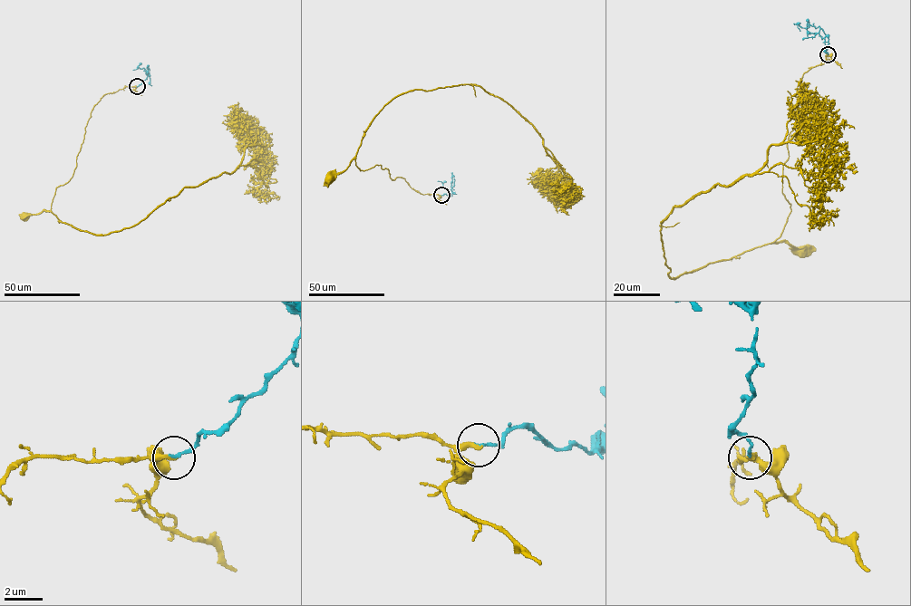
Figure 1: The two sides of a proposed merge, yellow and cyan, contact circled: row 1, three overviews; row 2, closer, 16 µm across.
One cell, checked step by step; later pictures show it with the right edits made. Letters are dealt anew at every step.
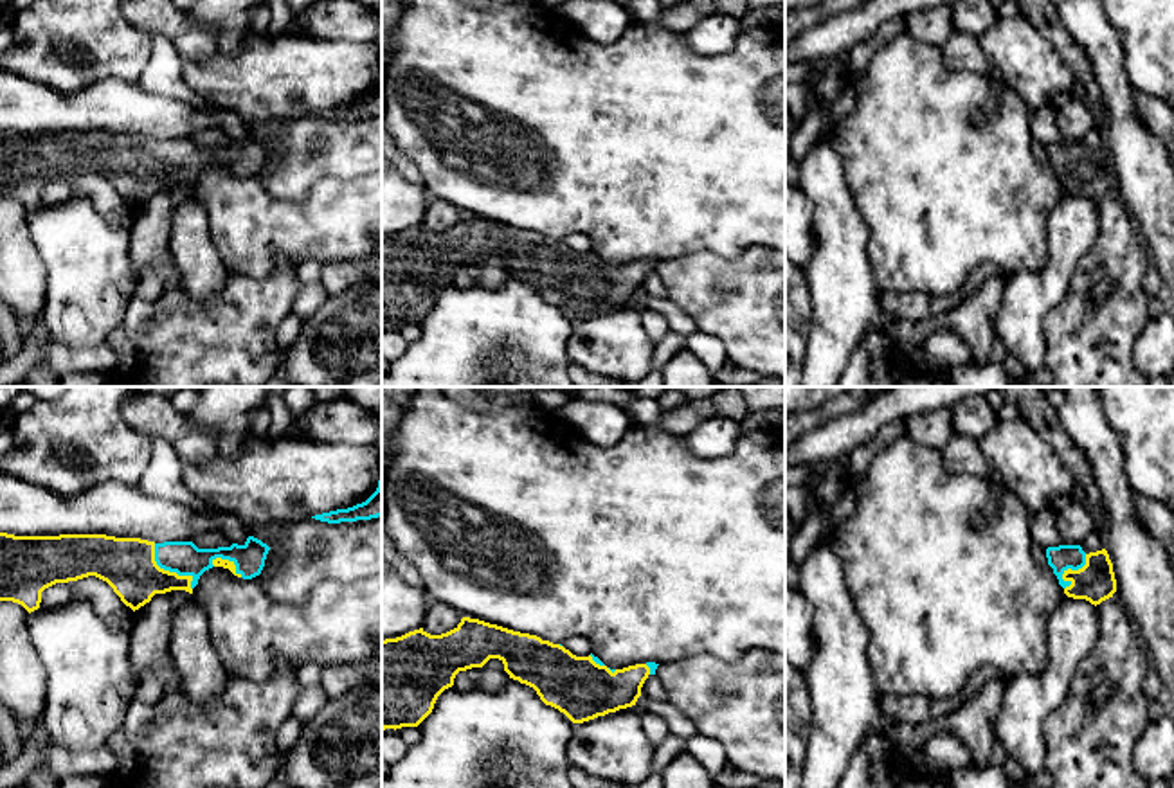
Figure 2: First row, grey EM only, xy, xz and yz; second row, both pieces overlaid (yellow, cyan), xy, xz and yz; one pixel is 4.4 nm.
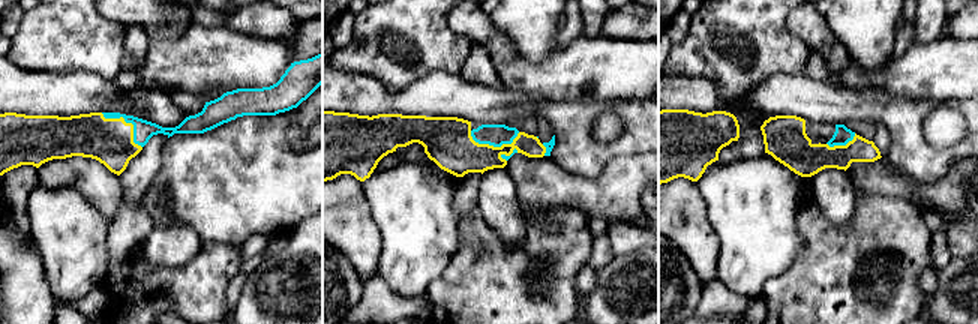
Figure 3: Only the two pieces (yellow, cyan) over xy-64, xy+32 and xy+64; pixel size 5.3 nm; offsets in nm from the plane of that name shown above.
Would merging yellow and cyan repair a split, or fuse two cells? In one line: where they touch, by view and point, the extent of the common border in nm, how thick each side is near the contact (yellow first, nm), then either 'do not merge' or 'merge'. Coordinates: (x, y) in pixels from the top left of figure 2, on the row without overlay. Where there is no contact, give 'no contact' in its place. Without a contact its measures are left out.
meets yellow in xy at (168, 168); contact 260 nm long; 240 nm thick on the yellow side, 150 nm on the other; merge

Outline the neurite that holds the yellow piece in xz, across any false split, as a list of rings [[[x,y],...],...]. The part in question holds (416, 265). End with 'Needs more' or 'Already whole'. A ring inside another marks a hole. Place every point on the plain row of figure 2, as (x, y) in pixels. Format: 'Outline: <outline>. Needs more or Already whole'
Outline: [[[463,214],[454,227],[441,232],[430,232],[420,225],[382,237],[382,327],[418,324],[432,309],[438,293],[454,282],[459,268],[483,264],[490,255],[499,255],[510,275],[533,284],[546,302],[558,306],[573,320],[636,302],[645,277],[655,272],[659,263],[646,259],[610,266],[592,250],[576,254],[562,241],[542,237],[537,232]]]. Needs more

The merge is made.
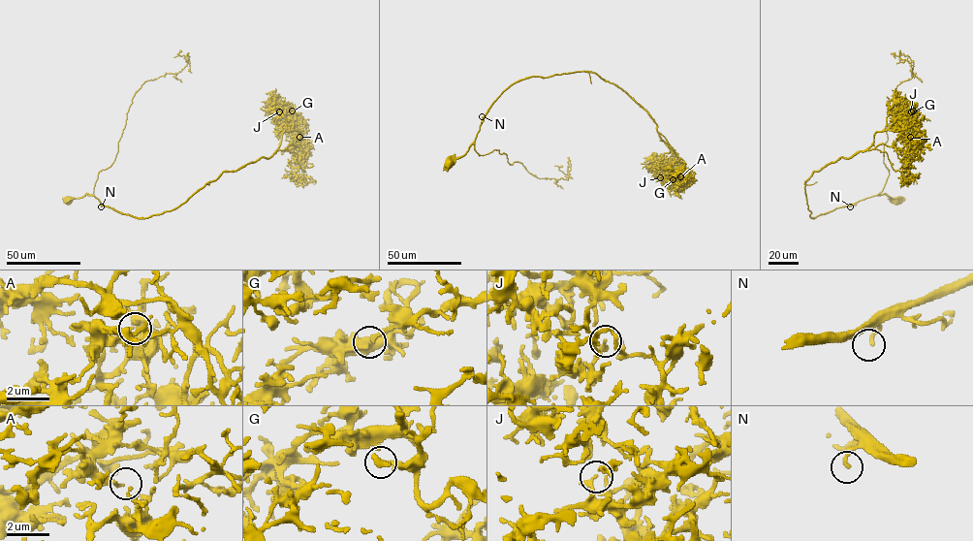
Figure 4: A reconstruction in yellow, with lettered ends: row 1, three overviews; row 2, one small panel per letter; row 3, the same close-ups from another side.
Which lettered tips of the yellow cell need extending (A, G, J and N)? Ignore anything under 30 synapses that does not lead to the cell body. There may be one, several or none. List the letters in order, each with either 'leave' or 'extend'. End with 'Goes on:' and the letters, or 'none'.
A: leave
G: extend
J: leave
N: leave
Goes on: G

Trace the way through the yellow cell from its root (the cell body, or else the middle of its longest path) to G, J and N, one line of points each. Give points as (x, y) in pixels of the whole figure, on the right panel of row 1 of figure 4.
G: (896, 200), (878, 194), (811, 218), (804, 183), (814, 172), (865, 150), (877, 132), (906, 129), (913, 111)
J: (896, 200), (878, 194), (811, 218), (804, 183), (865, 150), (875, 133), (911, 111)
N: (896, 200), (878, 194), (850, 206)

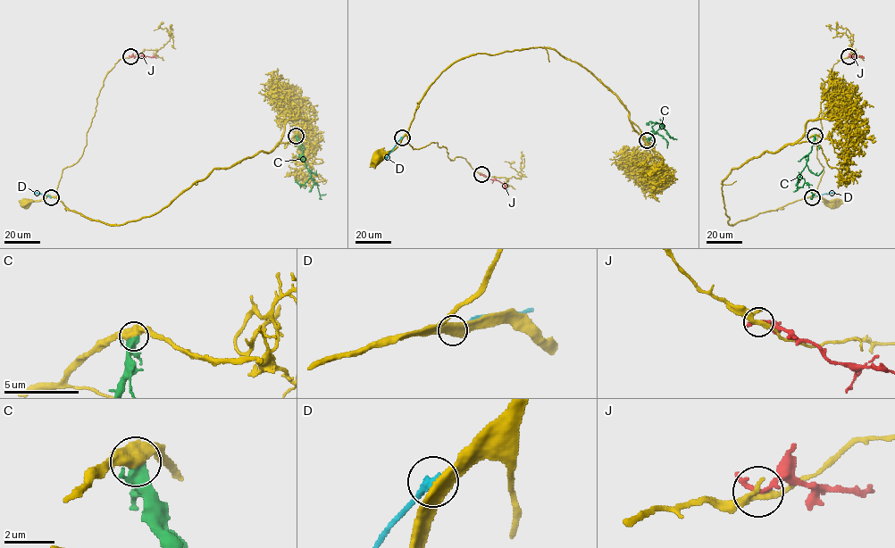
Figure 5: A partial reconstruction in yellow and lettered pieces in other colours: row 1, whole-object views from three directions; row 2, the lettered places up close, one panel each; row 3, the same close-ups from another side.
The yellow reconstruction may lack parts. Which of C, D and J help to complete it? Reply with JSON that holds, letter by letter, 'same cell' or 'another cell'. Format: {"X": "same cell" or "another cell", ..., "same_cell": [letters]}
{"C": "another cell", "D": "another cell", "J": "another cell", "same_cell": []}

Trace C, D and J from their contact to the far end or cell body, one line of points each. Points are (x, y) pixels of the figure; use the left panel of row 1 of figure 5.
C: (296, 135), (310, 176), (320, 195), (326, 195)
D: (51, 197), (33, 192)
J: (130, 56), (156, 58)

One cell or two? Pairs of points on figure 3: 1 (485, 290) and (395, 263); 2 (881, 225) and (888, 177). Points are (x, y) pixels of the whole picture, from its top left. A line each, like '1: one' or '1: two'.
1: two
2: two

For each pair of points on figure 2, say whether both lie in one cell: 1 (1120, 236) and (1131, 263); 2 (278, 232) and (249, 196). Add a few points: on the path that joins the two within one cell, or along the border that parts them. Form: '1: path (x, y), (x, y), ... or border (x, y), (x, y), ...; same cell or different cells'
1: path (1120, 243), (1120, 250), (1126, 256); same cell
2: path (269, 223), (251, 205); same cell

